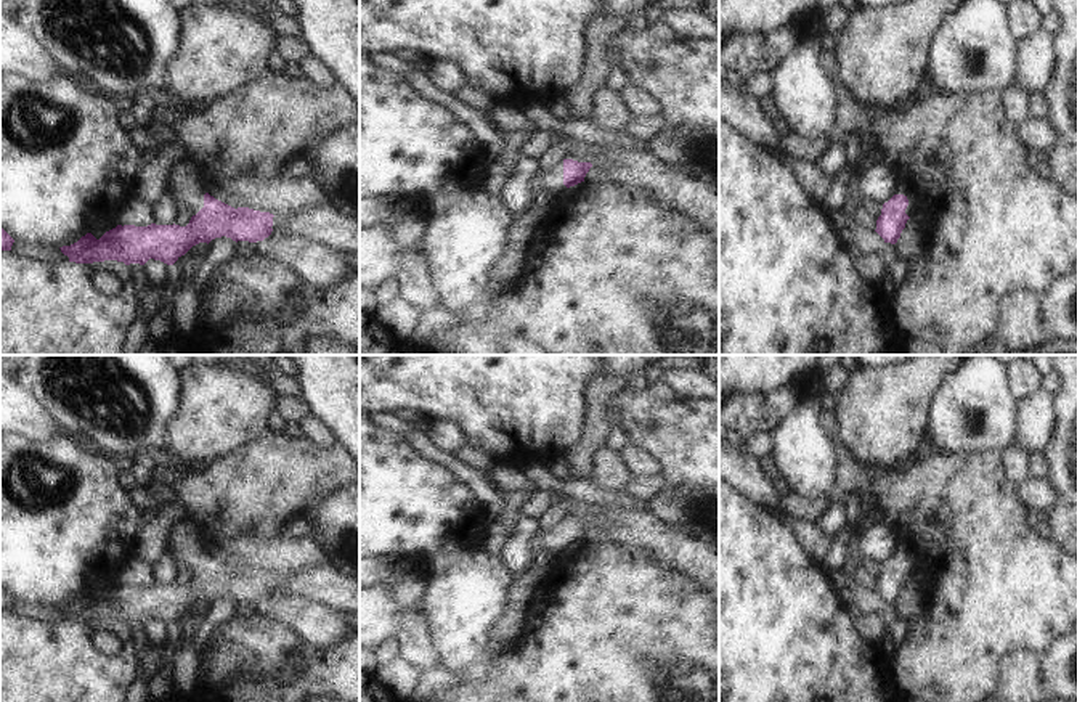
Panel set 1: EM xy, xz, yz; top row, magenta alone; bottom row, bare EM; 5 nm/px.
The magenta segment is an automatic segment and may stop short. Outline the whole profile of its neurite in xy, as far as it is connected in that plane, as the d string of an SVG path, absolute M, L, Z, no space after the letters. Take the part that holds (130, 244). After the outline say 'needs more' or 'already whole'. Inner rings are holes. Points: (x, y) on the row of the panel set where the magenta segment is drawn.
M181 159L170 170L167 188L177 206L185 206L191 220L186 227L156 225L135 227L117 225L100 239L91 233L71 246L59 247L69 262L93 263L117 260L125 265L144 265L149 259L173 265L193 246L210 243L215 238L257 243L273 231L273 214L249 207L231 207L210 196L199 182L201 172L189 159Z; needs more

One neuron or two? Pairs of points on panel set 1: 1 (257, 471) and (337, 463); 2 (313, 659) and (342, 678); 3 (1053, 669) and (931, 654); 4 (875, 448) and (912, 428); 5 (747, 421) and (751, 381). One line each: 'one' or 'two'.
1: one
2: one
3: two
4: one
5: two

